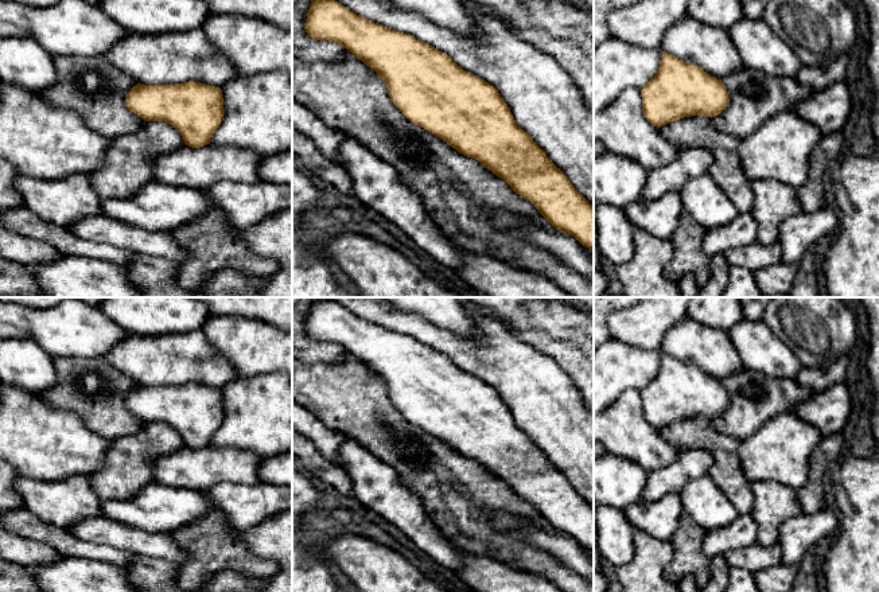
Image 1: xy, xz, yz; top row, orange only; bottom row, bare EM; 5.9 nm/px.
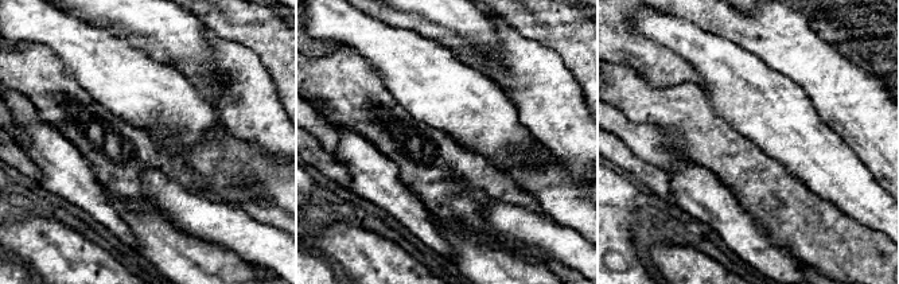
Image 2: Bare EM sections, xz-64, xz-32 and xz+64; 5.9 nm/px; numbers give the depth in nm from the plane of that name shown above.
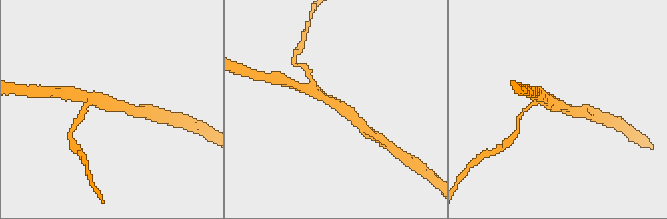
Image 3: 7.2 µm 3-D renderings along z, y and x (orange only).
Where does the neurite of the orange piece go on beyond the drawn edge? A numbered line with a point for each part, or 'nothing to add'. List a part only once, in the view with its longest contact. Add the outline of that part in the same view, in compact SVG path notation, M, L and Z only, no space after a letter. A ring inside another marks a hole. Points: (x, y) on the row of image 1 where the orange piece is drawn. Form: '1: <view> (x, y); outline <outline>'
nothing to add

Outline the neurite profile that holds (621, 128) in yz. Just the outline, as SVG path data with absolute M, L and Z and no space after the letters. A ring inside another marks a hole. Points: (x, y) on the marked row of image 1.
M637 87L625 89L606 109L594 113L594 140L599 141L607 153L631 159L647 171L669 164L681 151L645 118L641 90Z

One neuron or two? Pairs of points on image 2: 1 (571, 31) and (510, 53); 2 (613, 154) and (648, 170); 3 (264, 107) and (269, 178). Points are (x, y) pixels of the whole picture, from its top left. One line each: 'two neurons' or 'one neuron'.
1: two neurons
2: one neuron
3: two neurons

